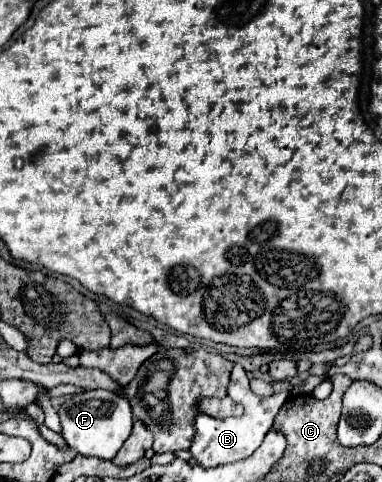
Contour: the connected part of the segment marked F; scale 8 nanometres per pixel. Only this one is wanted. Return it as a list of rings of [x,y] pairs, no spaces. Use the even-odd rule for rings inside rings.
[[[104,389],[72,395],[72,399],[68,399],[68,403],[60,407],[58,415],[64,429],[64,441],[72,449],[76,449],[84,457],[100,457],[106,461],[110,461],[118,453],[122,443],[130,437],[134,423],[128,401],[124,397],[118,397],[118,393]]]

